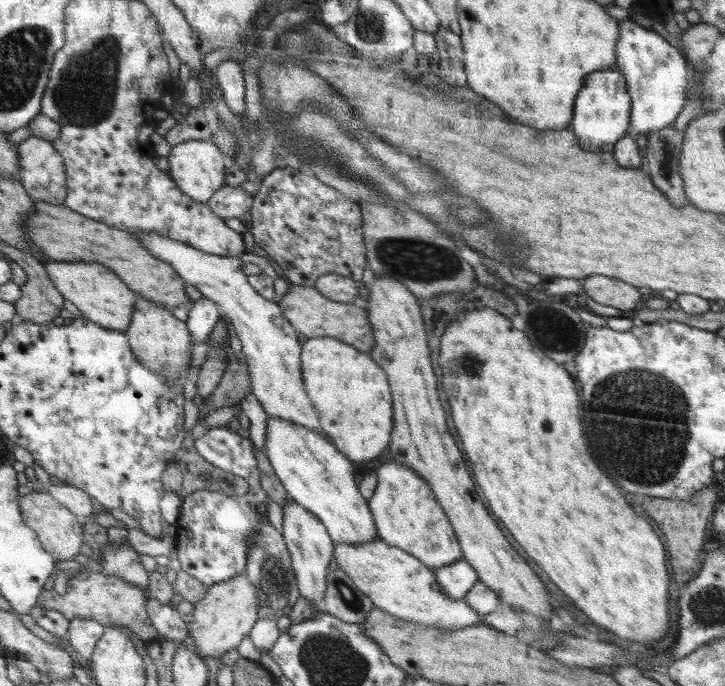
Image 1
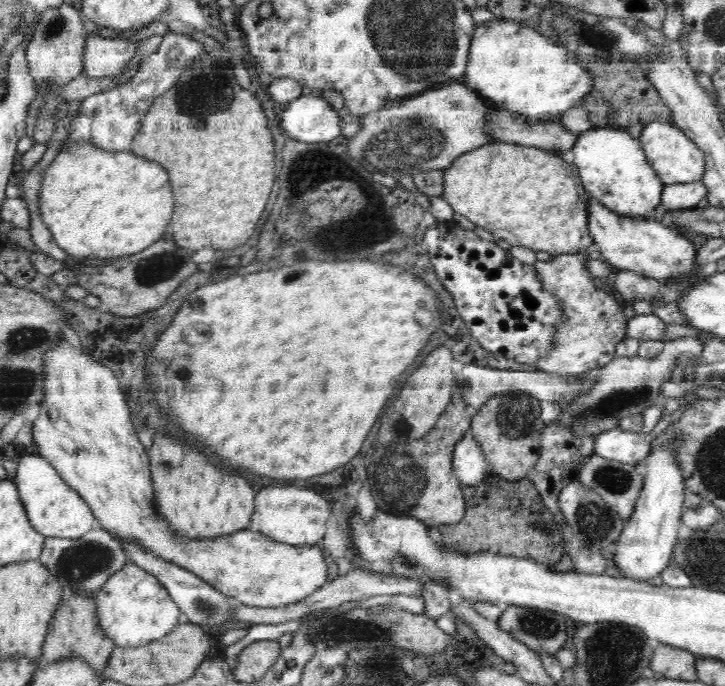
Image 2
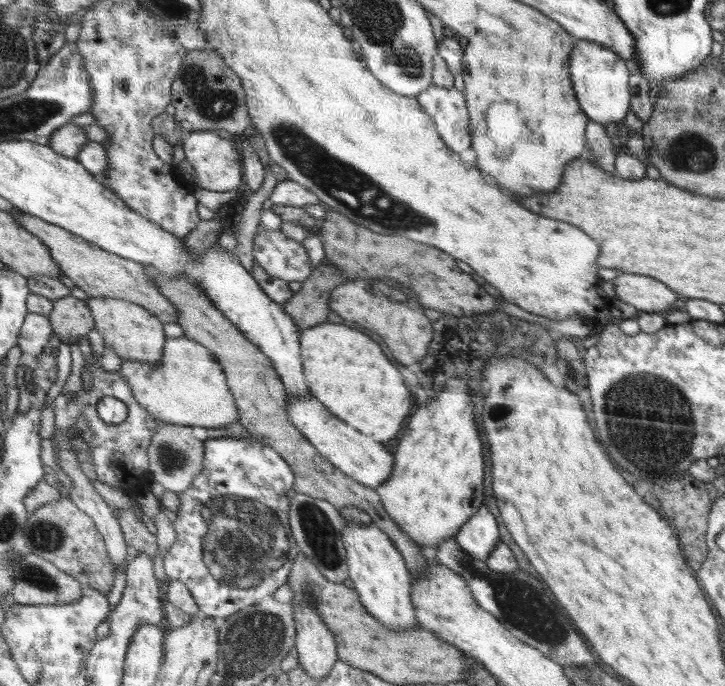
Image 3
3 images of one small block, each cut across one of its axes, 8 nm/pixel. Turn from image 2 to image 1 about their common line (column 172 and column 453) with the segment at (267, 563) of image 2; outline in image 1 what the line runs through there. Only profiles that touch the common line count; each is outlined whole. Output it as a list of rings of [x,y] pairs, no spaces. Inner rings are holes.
[[[393,460],[382,464],[375,474],[377,486],[368,502],[371,503],[375,526],[383,542],[407,551],[434,570],[463,558],[447,513],[439,505],[434,490],[420,475]]]

